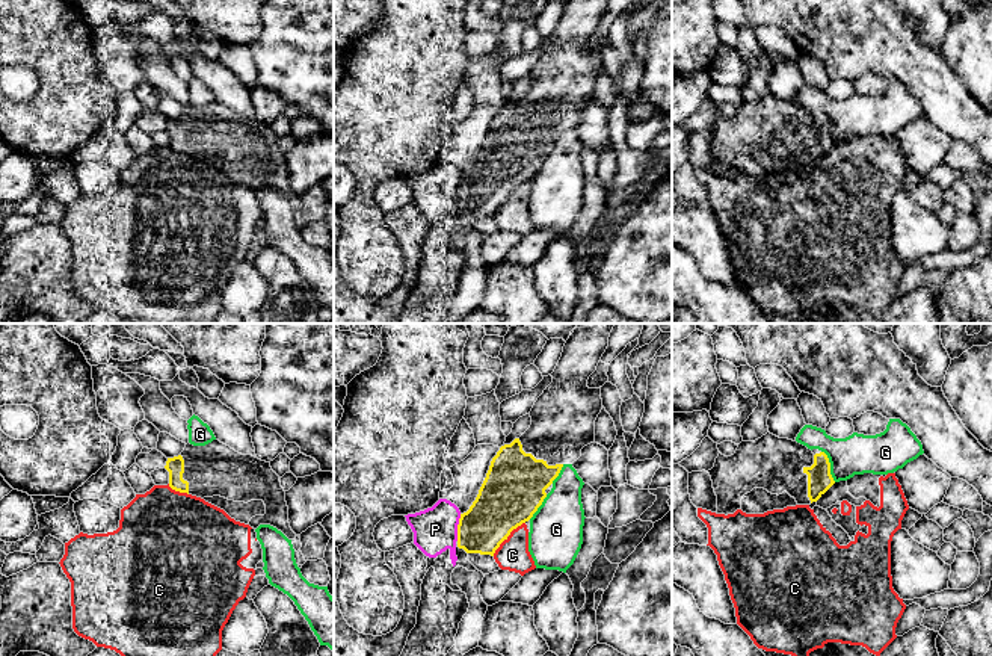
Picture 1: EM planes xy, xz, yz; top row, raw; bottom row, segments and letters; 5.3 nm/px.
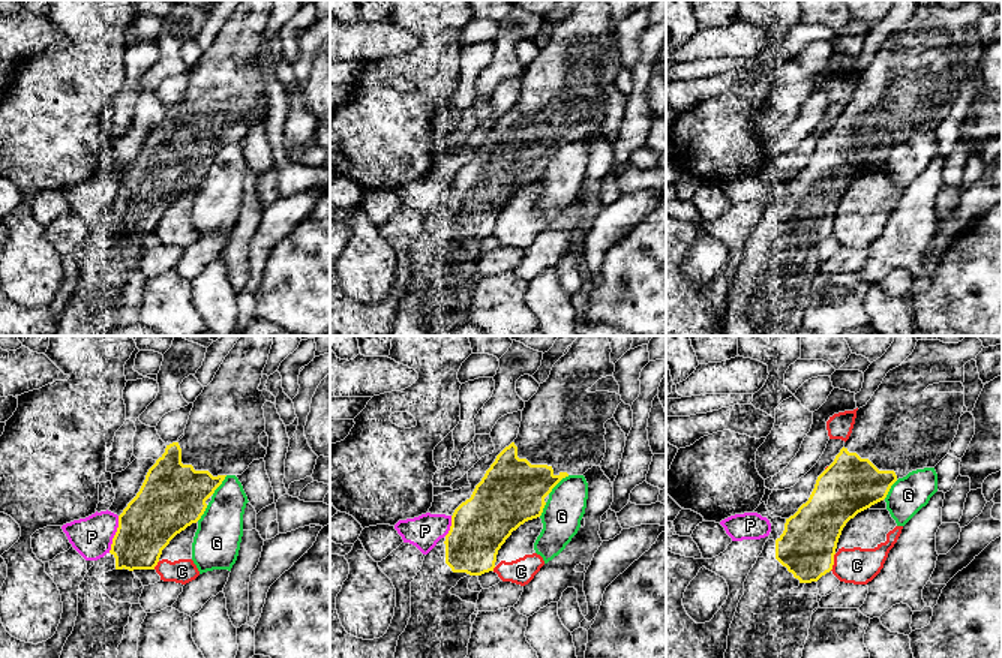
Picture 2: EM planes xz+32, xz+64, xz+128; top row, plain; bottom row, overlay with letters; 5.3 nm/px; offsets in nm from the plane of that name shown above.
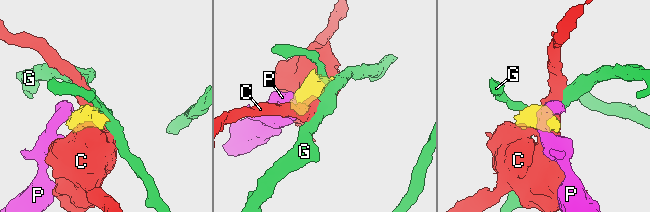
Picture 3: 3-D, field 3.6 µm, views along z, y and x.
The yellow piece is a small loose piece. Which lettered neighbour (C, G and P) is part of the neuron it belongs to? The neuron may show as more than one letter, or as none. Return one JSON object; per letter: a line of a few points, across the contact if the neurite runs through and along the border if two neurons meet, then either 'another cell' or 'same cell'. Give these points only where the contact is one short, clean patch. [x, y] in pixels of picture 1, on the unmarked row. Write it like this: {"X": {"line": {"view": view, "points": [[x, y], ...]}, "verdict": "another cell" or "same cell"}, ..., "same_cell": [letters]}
{"C": {"verdict": "another cell"}, "G": {"verdict": "another cell"}, "P": {"verdict": "another cell"}, "same_cell": []}

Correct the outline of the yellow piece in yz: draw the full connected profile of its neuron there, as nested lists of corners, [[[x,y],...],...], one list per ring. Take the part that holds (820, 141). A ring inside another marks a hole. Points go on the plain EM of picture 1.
[[[770,94],[755,103],[741,103],[731,118],[719,115],[714,128],[708,135],[717,157],[717,175],[725,177],[734,175],[737,171],[746,175],[764,175],[787,168],[811,166],[835,145],[830,136],[830,124],[824,113],[814,116],[806,107],[788,100],[779,100]]]

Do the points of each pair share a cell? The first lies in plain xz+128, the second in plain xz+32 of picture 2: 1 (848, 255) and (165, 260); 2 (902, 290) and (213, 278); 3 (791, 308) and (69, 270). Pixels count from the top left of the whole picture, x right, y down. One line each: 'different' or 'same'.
1: same
2: different
3: different

